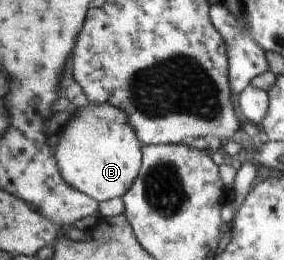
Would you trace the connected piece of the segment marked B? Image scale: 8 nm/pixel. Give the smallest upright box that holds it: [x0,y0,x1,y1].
[52,104,142,201]

